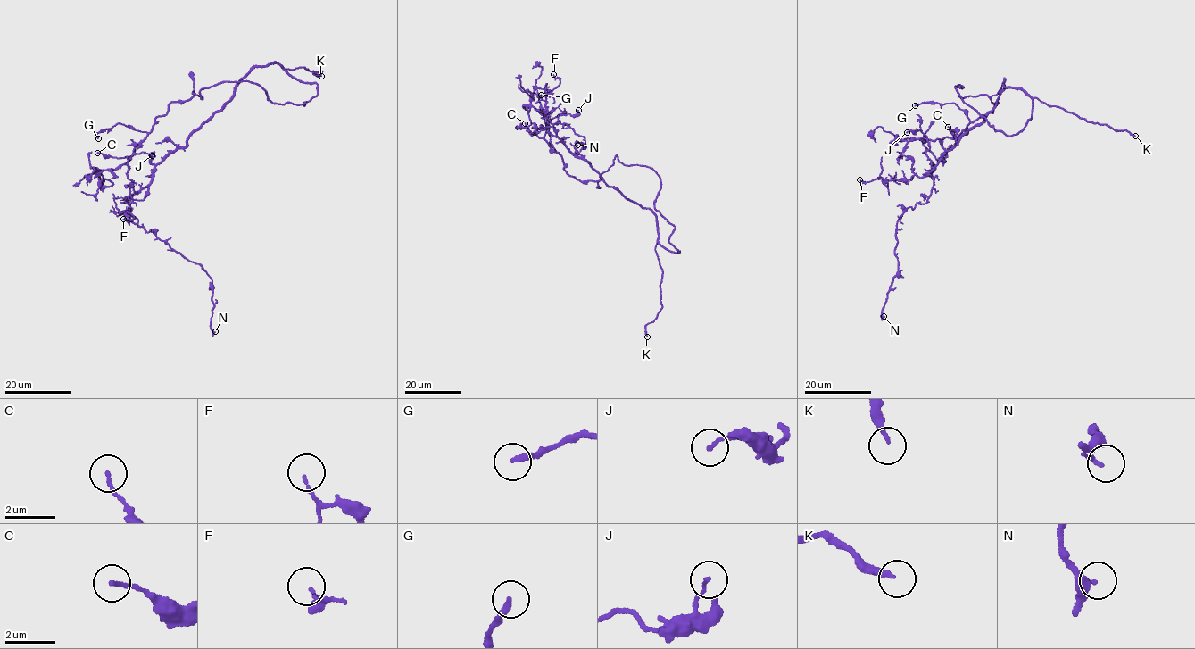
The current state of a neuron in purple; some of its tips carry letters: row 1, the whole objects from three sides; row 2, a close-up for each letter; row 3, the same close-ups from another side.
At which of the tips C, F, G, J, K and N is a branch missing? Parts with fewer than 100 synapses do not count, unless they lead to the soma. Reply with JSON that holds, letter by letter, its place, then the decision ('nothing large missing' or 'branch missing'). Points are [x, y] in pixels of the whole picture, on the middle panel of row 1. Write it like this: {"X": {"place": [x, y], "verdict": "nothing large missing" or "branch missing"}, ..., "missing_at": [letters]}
{"C": {"place": [525, 123], "verdict": "nothing large missing"}, "F": {"place": [553, 74], "verdict": "nothing large missing"}, "G": {"place": [541, 95], "verdict": "nothing large missing"}, "J": {"place": [578, 110], "verdict": "nothing large missing"}, "K": {"place": [647, 336], "verdict": "branch missing"}, "N": {"place": [577, 145], "verdict": "nothing large missing"}, "missing_at": ["K"]}

